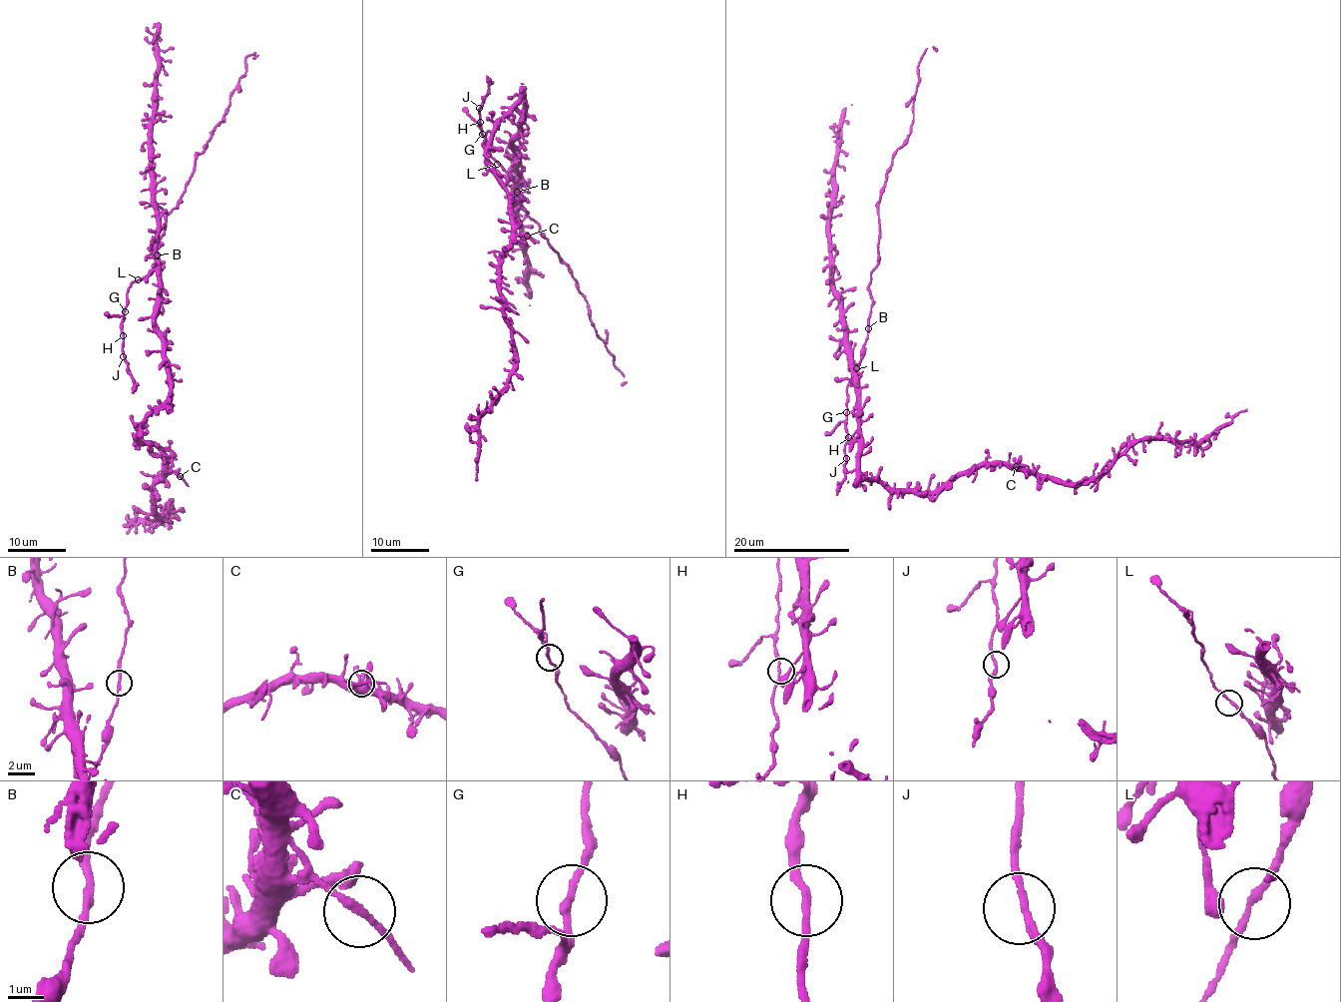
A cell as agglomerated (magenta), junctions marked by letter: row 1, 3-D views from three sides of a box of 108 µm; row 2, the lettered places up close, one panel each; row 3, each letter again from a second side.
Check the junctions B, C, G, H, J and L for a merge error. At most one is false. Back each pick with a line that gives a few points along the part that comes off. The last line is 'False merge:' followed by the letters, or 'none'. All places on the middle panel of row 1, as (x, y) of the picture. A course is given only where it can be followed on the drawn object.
False merge: none

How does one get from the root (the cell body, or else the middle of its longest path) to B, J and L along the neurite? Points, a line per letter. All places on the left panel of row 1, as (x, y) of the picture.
B: (169, 364), (162, 332), (156, 323), (159, 276), (154, 270), (145, 278), (140, 279), (153, 268), (158, 255)
J: (169, 364), (156, 323), (159, 276), (154, 270), (128, 289), (122, 323), (123, 356)
L: (169, 364), (162, 332), (156, 323), (159, 276), (154, 270), (145, 278), (138, 279)

